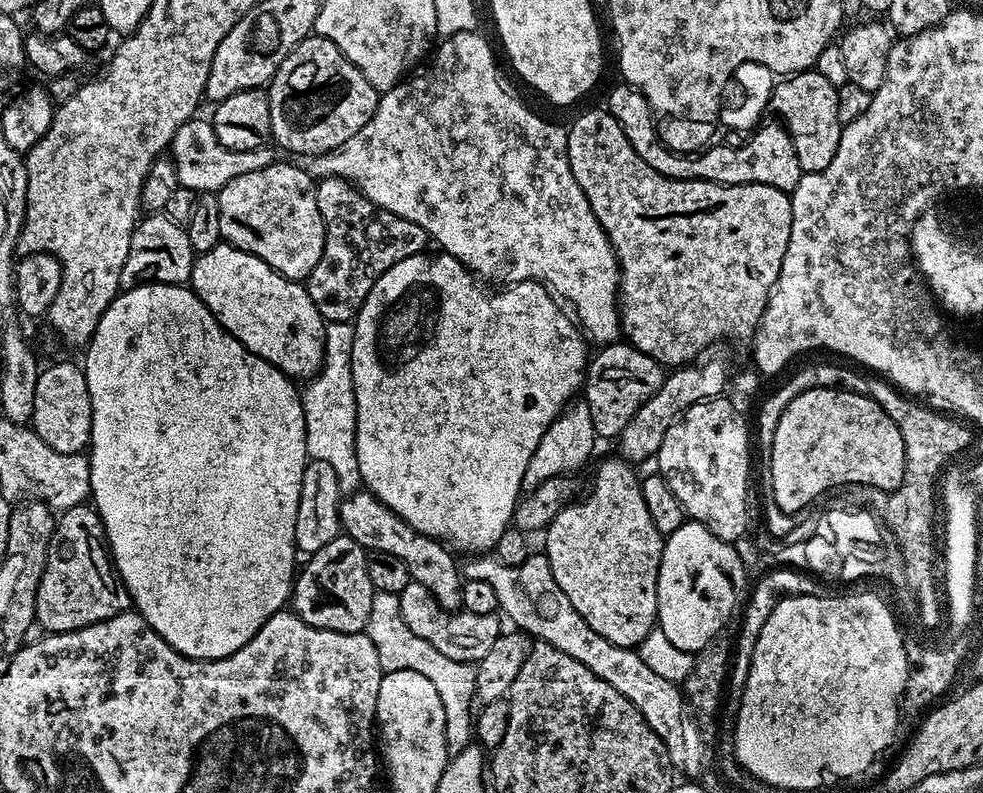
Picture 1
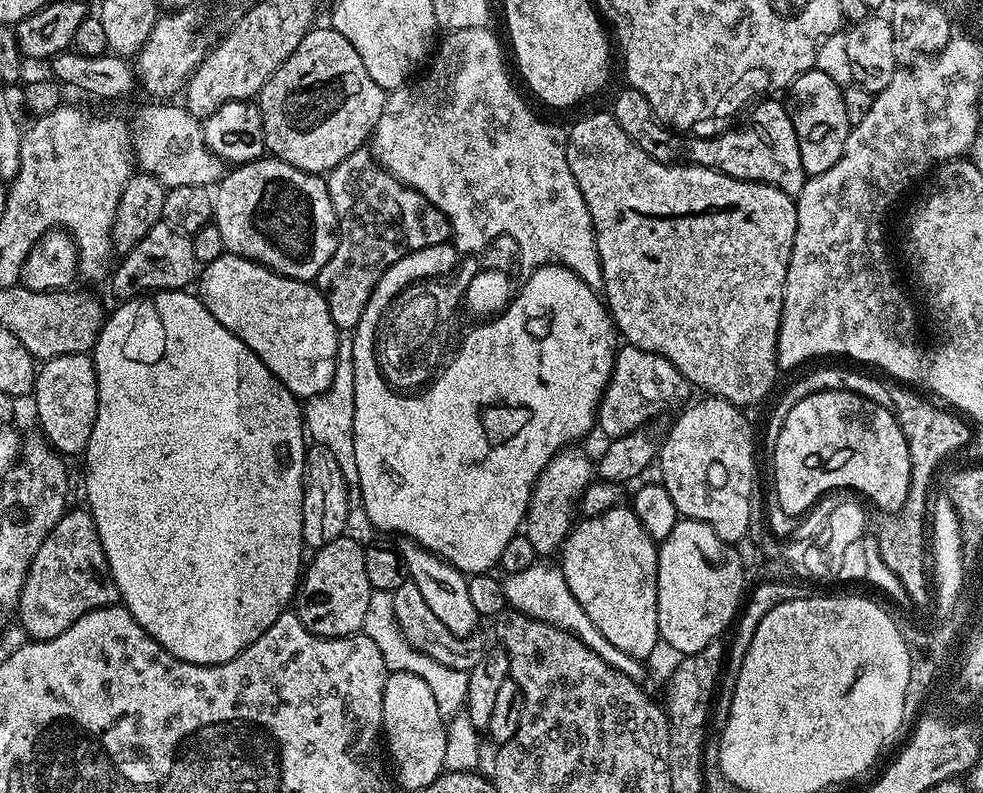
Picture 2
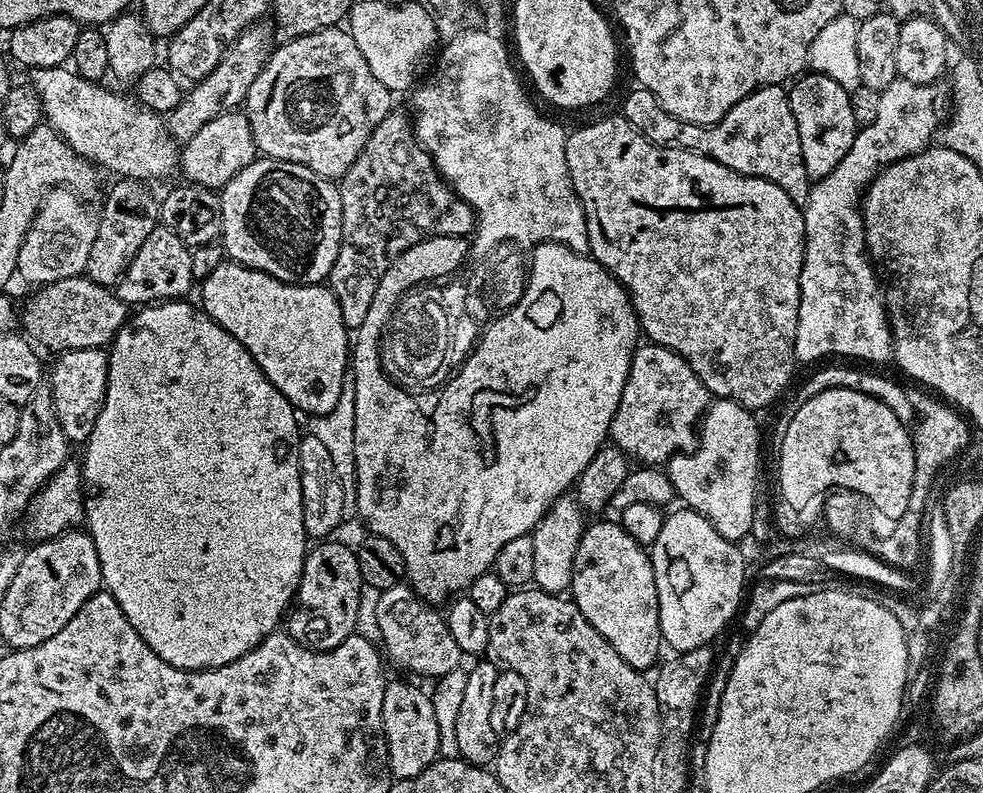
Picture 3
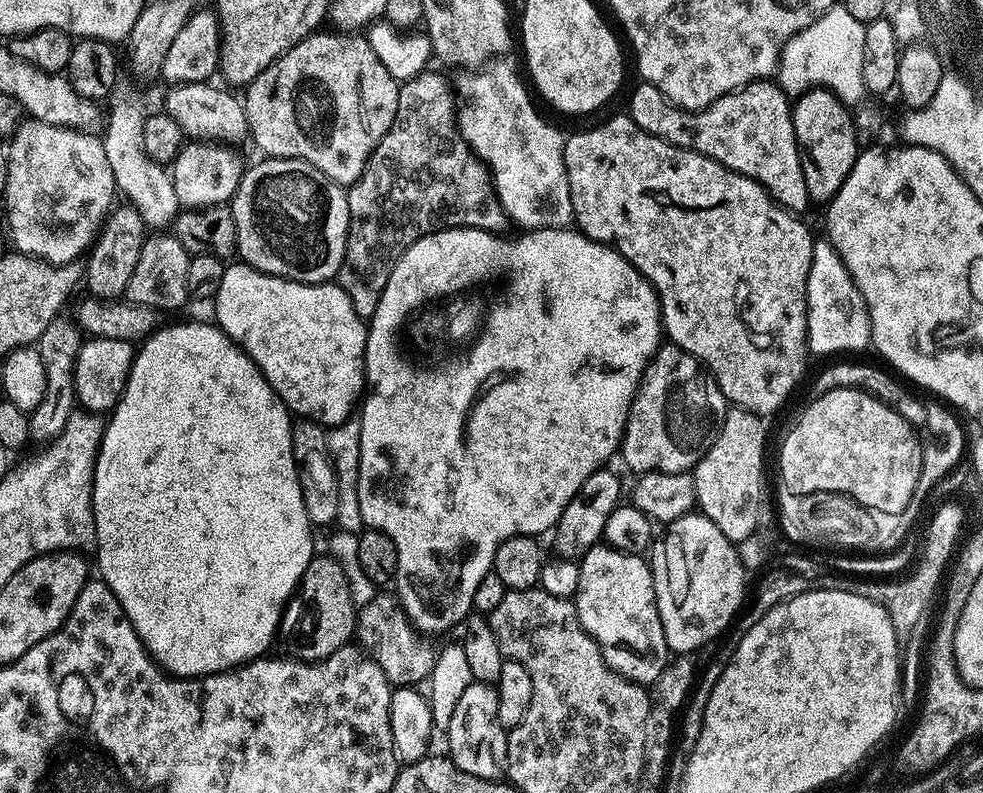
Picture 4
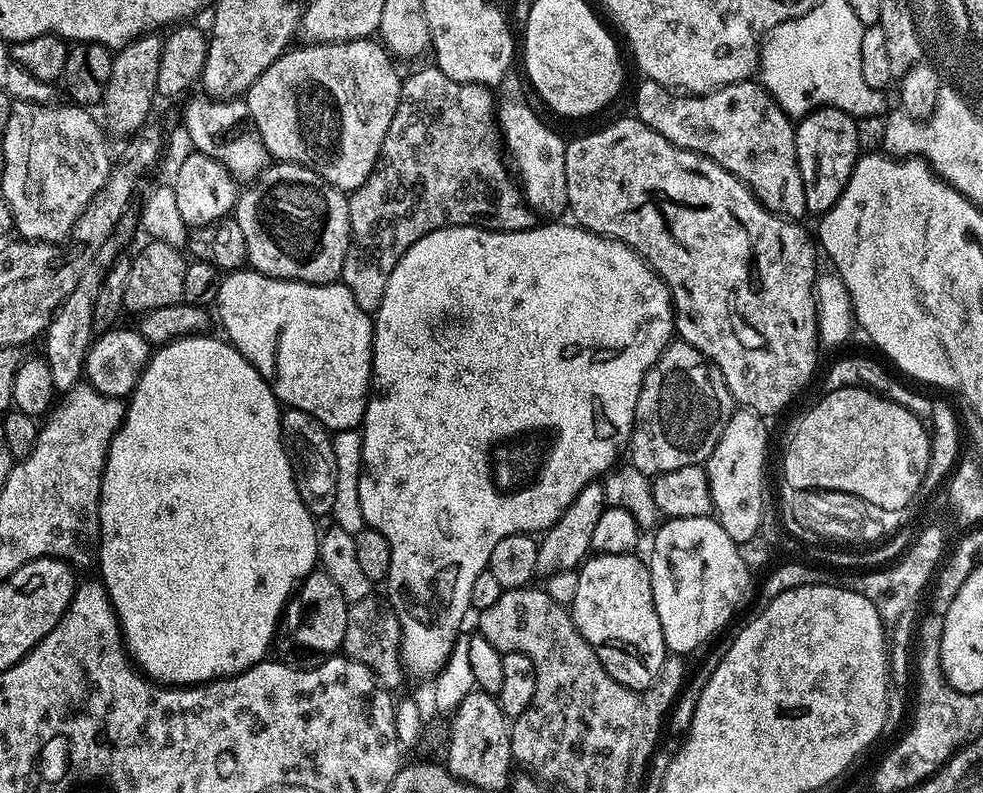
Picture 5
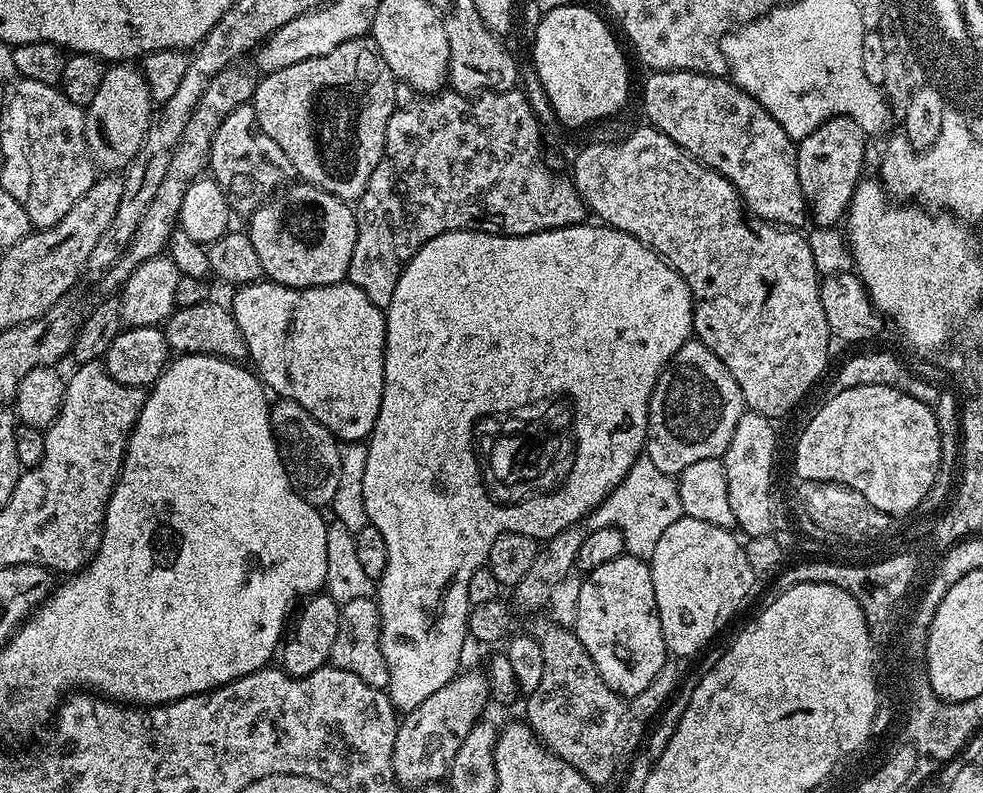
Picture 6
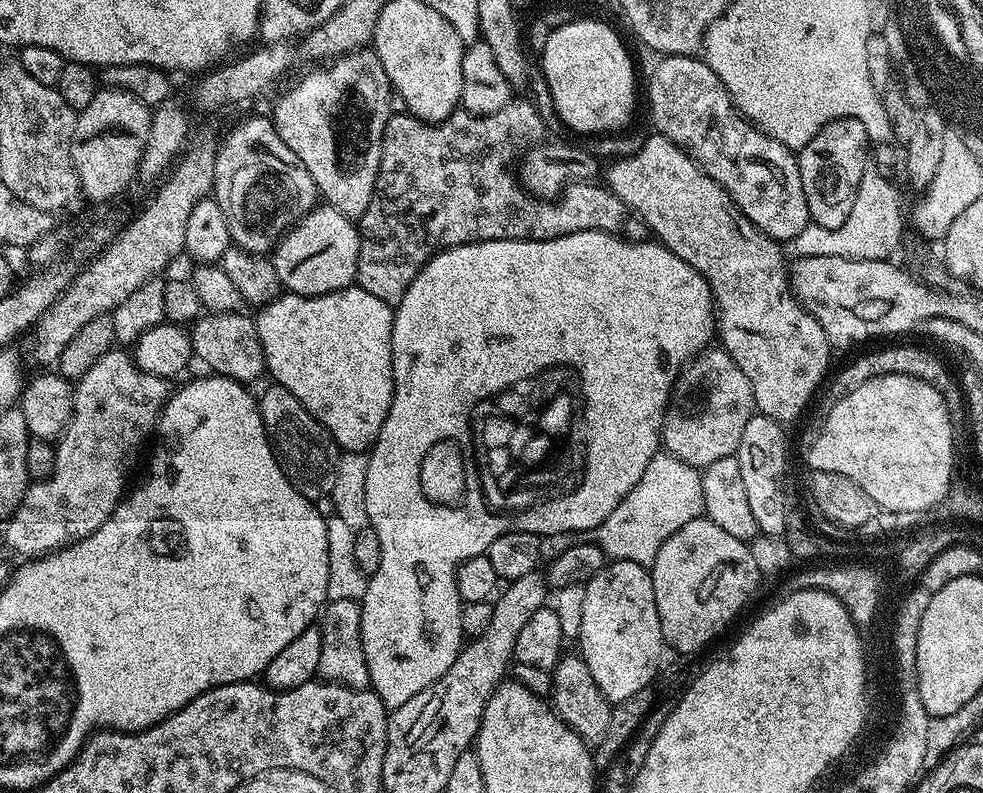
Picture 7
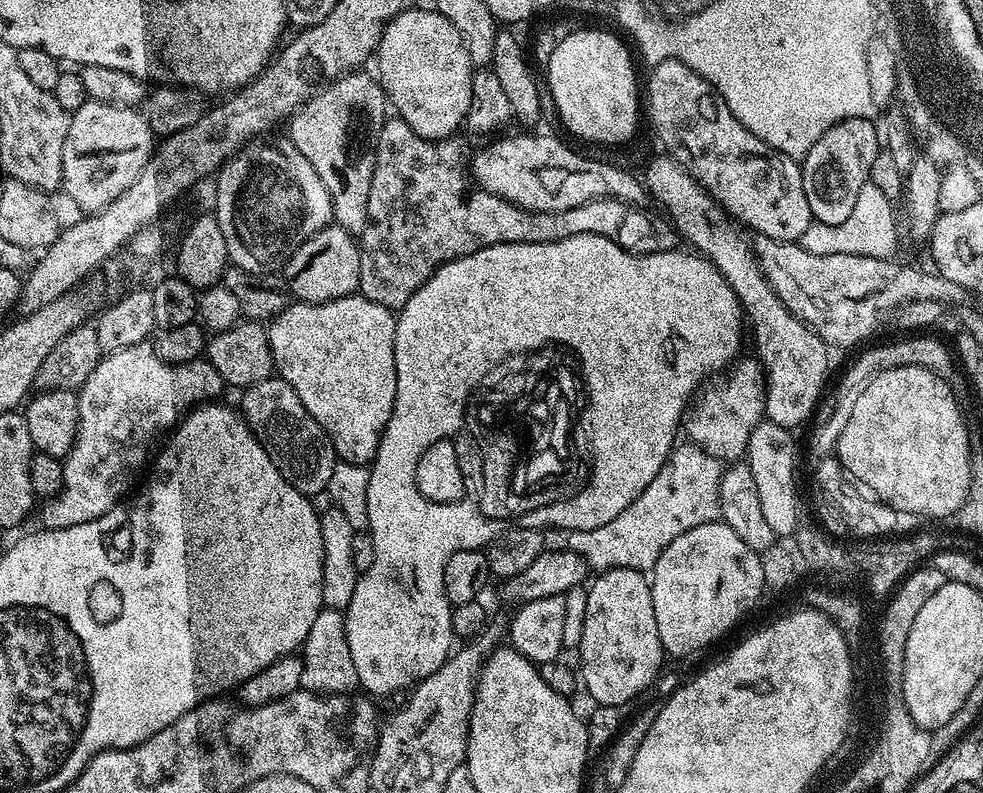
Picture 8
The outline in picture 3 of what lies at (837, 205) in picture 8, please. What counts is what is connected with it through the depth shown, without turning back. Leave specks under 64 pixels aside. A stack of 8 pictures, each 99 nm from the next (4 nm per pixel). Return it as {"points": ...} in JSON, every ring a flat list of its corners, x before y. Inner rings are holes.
{"points":[[821,72,801,75,791,87,787,89,788,101,794,122,798,122,798,138,802,142,806,174,809,181,815,182,830,175,834,166,846,158,854,142,858,125,854,118,852,98,849,89,838,86,834,78,823,76]]}

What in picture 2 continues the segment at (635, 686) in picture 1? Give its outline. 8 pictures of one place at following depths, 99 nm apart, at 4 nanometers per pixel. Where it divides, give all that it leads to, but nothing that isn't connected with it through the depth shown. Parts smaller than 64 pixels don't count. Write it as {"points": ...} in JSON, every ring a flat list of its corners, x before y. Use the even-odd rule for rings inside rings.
{"points":[[555,563,531,564,529,568,518,574,505,575,503,581,508,604,515,611,566,630,570,635,577,636,590,650,594,650,594,654,598,654,598,658,605,660,611,668,617,668,619,672,626,674,632,680,639,681,641,679,640,675,643,674,645,665,630,654,618,650,618,646,606,642,602,630,598,630,598,626,594,626,594,622,590,622,586,610,582,610,582,606,578,606,578,598,574,598,574,594,570,594,570,586,566,586,566,578]]}

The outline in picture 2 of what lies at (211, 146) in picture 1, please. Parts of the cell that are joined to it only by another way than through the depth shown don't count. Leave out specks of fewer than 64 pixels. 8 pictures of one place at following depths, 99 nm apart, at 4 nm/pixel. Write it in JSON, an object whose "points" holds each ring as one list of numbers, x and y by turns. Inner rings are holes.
{"points":[[148,102,144,109,134,120,134,160,139,171,149,172,156,180,163,182,165,189,177,188,178,186,216,186,219,185,226,172,225,161,215,156,208,149,204,141,204,129,197,117,188,113,187,107,172,102]]}

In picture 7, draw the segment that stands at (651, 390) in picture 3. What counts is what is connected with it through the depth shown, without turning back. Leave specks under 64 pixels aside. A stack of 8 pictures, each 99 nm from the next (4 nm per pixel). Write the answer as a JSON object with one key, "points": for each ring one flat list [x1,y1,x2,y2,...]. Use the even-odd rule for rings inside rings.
{"points":[[723,347,705,350,689,360,676,377,670,407,664,411,663,451,699,470,718,462,718,458,735,456,755,406,750,378,742,374,738,362]]}

